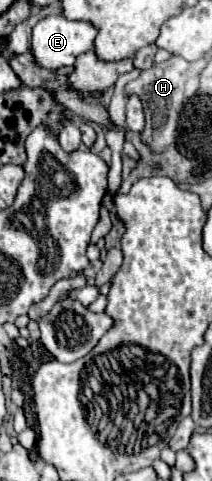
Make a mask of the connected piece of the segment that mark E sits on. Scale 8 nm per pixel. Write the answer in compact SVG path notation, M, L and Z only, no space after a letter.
M47 16L33 28L31 54L35 64L47 70L73 66L75 56L93 48L95 28L87 22L67 20L65 16Z

